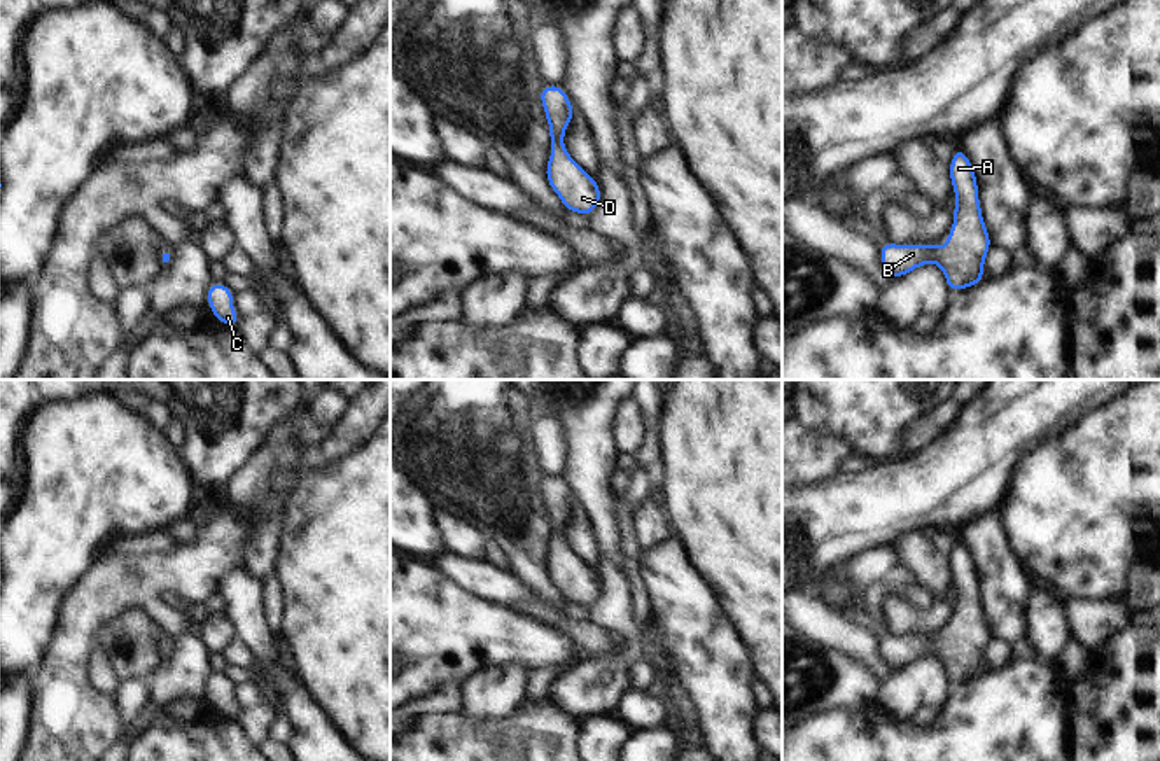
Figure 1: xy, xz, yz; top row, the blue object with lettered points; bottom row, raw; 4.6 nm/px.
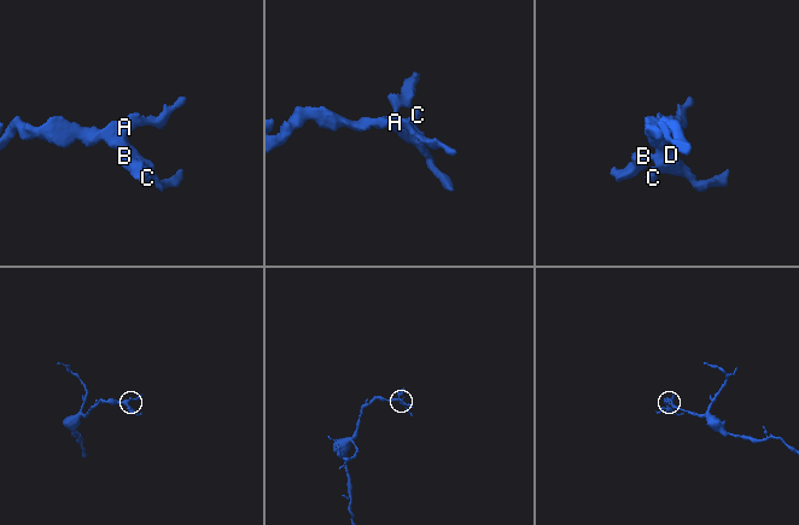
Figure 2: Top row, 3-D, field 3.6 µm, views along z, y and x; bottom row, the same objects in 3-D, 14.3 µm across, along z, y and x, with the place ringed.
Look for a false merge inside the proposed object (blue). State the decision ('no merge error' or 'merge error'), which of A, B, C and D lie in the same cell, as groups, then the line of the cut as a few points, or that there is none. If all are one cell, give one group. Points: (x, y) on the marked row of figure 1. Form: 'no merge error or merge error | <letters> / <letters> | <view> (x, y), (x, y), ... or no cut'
no merge error | A B C D | no cut

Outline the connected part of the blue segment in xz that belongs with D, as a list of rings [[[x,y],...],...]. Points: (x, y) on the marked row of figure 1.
[[[544,84],[539,96],[549,124],[549,143],[553,145],[546,164],[546,180],[562,199],[565,210],[590,217],[597,203],[602,201],[602,194],[597,178],[588,175],[563,145],[567,126],[576,115],[572,103],[562,84]]]

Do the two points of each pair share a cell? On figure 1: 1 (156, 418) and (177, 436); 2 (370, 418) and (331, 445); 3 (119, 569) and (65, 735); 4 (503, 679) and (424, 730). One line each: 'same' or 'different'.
1: same
2: same
3: same
4: different

